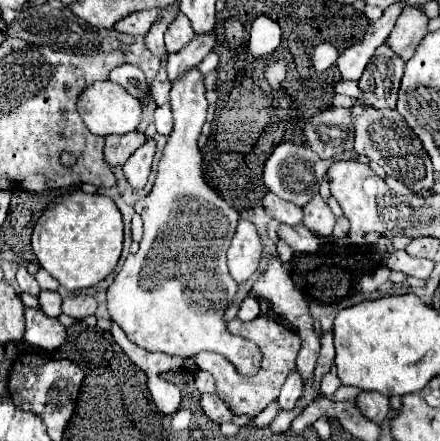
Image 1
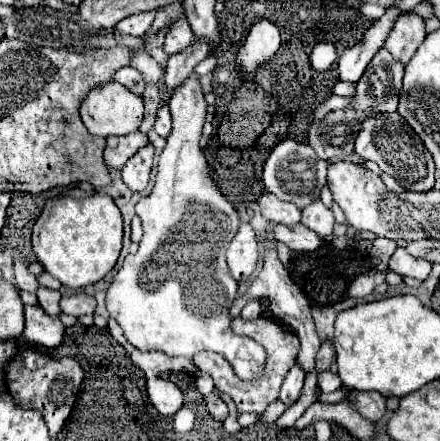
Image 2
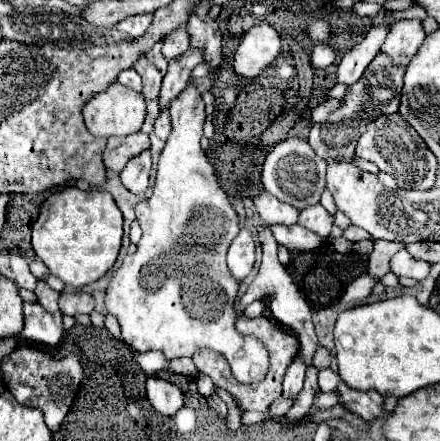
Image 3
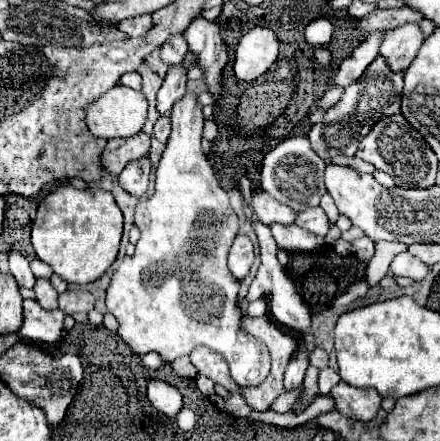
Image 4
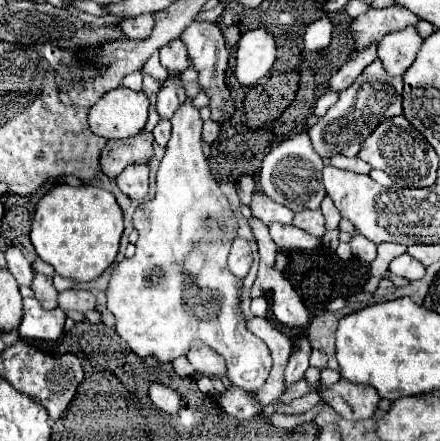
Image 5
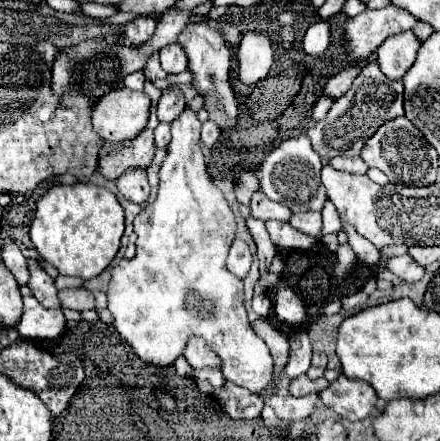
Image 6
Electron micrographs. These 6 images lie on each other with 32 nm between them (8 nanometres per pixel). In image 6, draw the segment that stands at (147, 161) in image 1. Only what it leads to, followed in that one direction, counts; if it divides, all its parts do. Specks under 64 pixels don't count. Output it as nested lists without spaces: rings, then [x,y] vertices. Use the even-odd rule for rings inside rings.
[[[130,168],[128,172],[124,172],[124,176],[120,176],[120,180],[116,180],[116,186],[124,198],[136,204],[146,202],[150,196],[146,168]]]

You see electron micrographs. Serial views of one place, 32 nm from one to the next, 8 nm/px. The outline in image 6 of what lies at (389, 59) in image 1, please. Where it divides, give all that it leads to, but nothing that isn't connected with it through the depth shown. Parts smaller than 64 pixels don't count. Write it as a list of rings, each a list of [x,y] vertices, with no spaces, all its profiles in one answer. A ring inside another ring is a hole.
[[[374,60],[364,66],[350,90],[332,104],[326,118],[310,128],[312,148],[322,160],[330,160],[334,156],[360,156],[364,140],[370,138],[380,124],[396,116],[404,116],[402,80],[388,80],[388,76],[380,72],[380,64]]]

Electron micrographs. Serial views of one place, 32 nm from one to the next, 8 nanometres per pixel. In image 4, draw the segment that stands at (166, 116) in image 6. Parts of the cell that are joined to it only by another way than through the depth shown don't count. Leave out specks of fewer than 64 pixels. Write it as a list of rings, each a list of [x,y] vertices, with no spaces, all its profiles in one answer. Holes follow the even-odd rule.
[[[188,52],[188,56],[184,58],[184,64],[180,64],[180,68],[168,68],[168,74],[162,82],[162,88],[158,90],[158,112],[160,114],[170,114],[170,108],[176,100],[182,98],[182,94],[186,92],[186,74],[188,68],[196,66],[196,56],[192,56],[192,52]]]

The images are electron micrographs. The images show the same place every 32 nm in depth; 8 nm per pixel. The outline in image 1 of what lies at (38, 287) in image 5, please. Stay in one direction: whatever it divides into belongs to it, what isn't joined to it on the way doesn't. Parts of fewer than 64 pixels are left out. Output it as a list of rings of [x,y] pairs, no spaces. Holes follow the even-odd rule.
[[[42,290],[40,296],[40,308],[46,316],[50,318],[58,318],[60,316],[60,294],[58,292],[48,292],[48,290]]]

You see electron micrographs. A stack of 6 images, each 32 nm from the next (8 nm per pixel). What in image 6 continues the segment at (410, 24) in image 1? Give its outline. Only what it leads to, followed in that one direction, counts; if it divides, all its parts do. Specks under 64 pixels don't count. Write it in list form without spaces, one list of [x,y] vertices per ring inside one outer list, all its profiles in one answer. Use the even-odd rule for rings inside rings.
[[[412,30],[384,40],[384,44],[380,44],[380,48],[376,52],[382,72],[392,80],[402,78],[406,74],[406,70],[414,64],[420,44],[422,42],[416,40]]]

